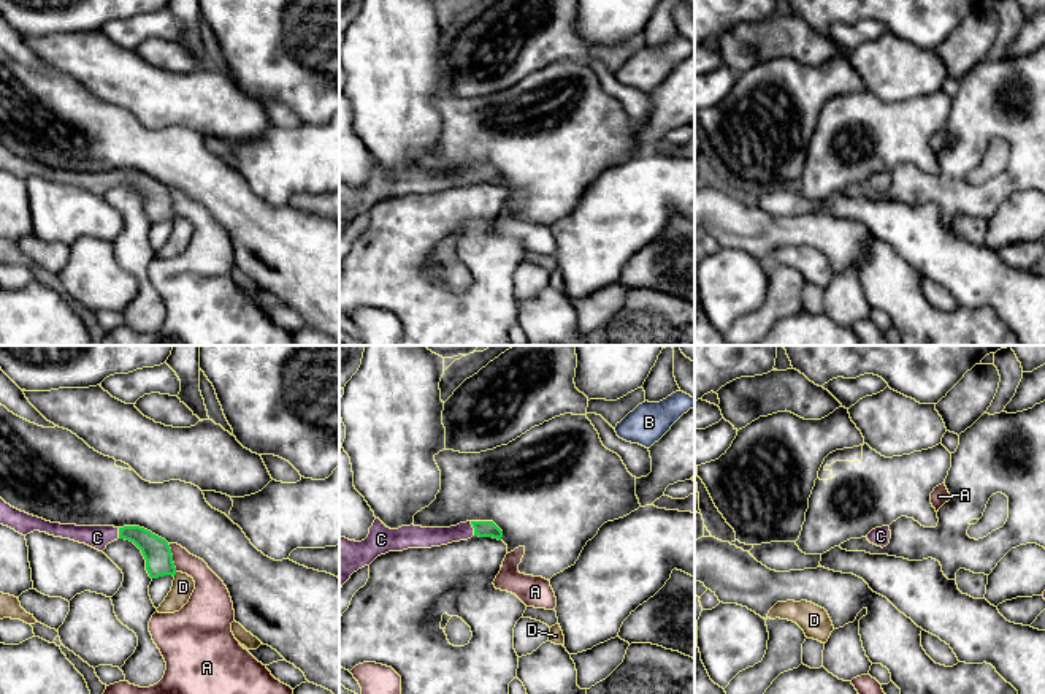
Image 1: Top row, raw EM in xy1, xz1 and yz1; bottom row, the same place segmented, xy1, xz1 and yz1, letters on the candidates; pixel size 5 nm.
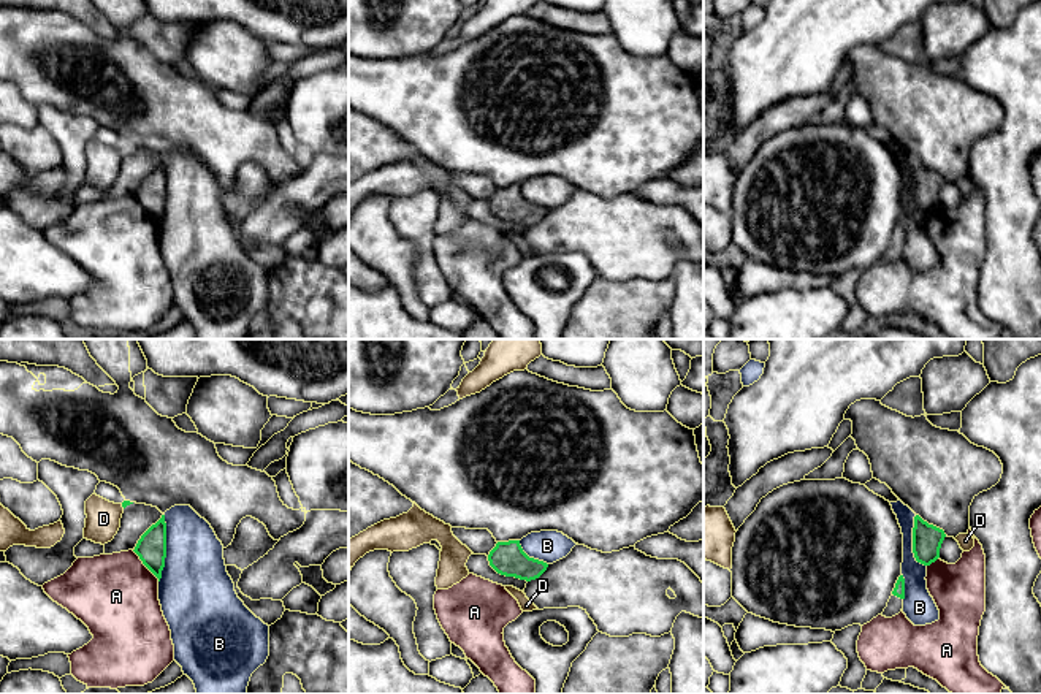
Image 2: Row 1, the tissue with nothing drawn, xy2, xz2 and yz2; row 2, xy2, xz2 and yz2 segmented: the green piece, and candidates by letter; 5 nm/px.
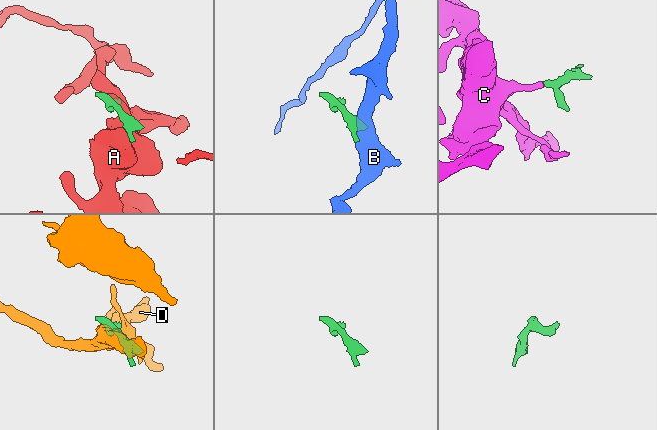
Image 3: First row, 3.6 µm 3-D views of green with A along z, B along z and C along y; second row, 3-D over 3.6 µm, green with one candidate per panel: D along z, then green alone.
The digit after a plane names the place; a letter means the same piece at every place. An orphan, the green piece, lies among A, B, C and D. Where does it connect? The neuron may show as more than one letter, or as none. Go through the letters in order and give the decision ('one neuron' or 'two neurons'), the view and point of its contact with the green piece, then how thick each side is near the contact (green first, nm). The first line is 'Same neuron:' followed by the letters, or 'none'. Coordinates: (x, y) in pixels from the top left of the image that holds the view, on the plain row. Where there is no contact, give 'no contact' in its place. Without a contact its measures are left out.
Same neuron: C
A: two neurons | xy2 (144, 209) | 150/420 nm
B: two neurons | xy2 (165, 194) | 150/360 nm
C: one neuron | xz1 (473, 171) | 80/110 nm
D: two neurons | xy1 (175, 219) | 140/110 nm

